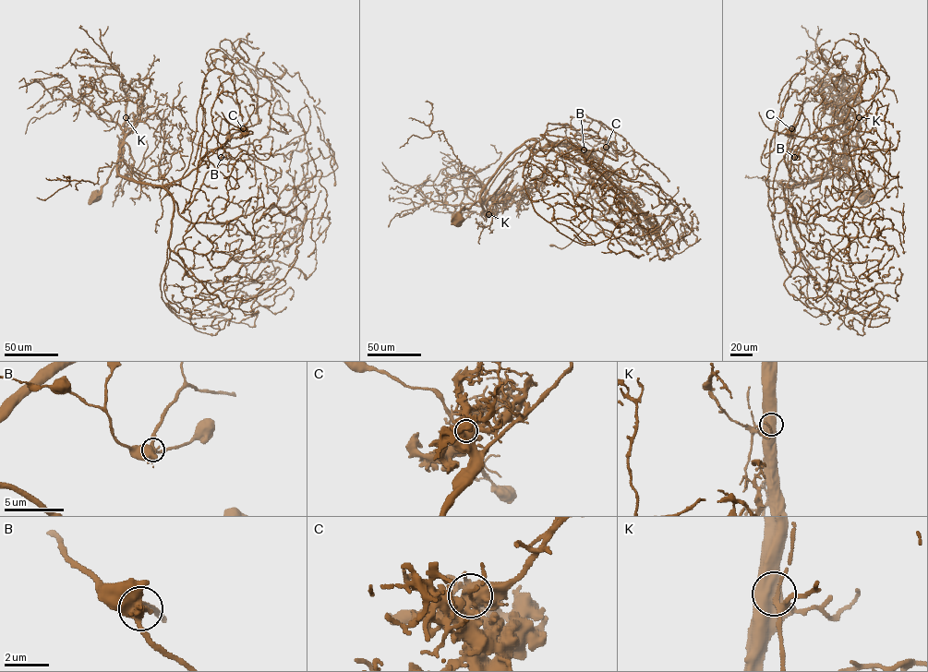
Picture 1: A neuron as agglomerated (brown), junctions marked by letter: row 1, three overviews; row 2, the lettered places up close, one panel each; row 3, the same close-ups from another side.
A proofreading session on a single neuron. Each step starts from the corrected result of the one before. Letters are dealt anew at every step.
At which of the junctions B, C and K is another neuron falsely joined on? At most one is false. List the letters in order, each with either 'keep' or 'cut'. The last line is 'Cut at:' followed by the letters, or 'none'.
B: keep
C: cut
K: keep
Cut at: C

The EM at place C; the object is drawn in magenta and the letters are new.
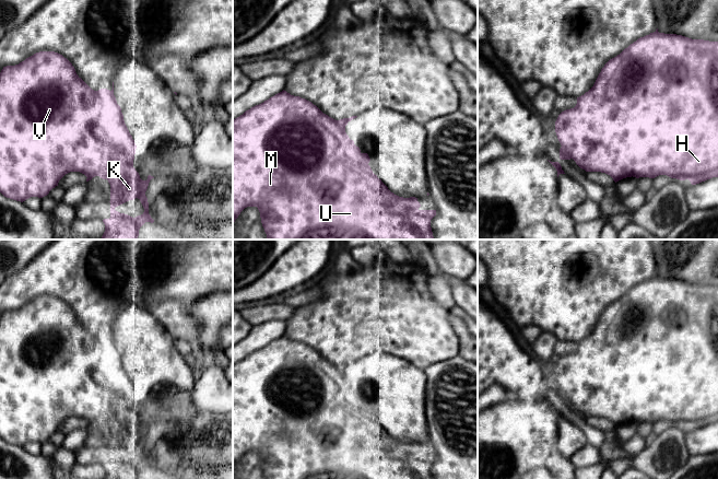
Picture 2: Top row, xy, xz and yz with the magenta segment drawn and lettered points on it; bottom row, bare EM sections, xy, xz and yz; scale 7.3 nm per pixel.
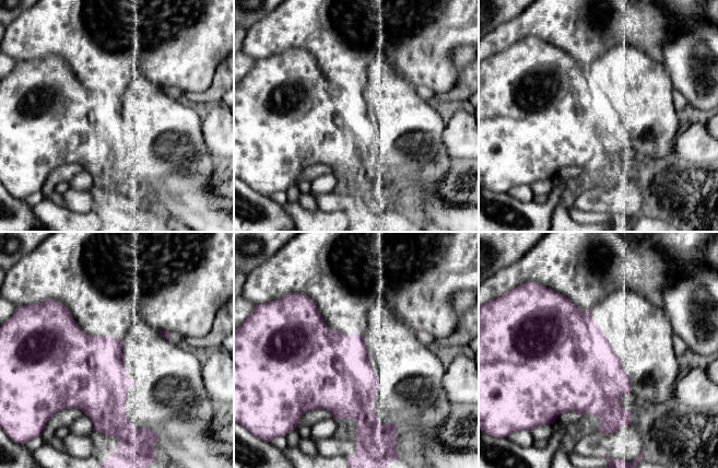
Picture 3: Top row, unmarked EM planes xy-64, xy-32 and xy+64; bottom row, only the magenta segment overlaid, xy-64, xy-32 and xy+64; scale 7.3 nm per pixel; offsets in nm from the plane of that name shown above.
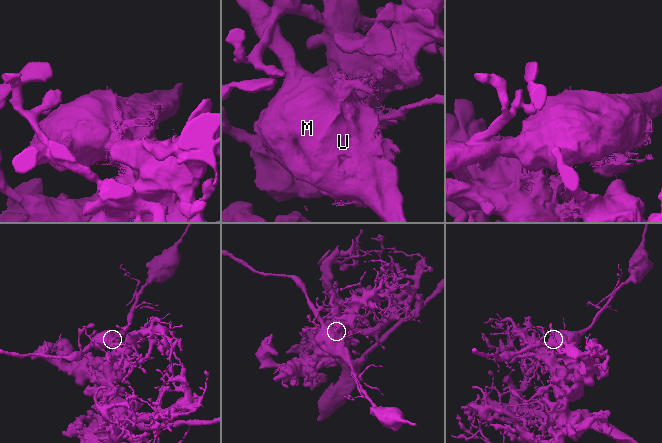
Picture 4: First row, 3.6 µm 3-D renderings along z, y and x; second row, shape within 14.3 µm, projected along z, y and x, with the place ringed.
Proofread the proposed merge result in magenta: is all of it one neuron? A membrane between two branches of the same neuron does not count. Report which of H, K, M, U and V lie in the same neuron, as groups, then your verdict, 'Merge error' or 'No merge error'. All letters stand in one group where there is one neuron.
Groups: H M U V / K. Merge error

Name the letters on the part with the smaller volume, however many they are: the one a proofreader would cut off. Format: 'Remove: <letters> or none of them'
Remove: H, M, U, V

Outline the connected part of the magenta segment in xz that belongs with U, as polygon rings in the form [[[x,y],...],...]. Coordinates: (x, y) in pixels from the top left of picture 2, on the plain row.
[[[282,336],[263,348],[251,352],[233,365],[233,468],[247,452],[257,452],[266,479],[433,479],[431,465],[436,455],[420,455],[417,443],[403,443],[391,437],[370,416],[352,411],[340,387],[329,375],[329,366],[311,347]]]

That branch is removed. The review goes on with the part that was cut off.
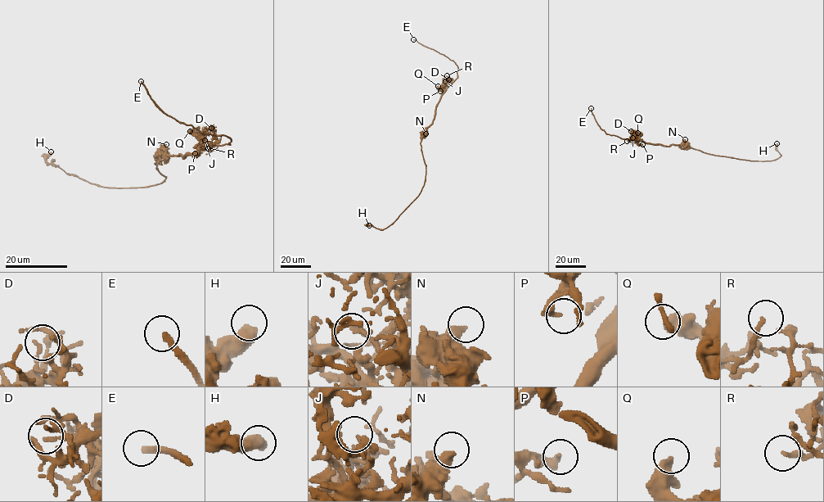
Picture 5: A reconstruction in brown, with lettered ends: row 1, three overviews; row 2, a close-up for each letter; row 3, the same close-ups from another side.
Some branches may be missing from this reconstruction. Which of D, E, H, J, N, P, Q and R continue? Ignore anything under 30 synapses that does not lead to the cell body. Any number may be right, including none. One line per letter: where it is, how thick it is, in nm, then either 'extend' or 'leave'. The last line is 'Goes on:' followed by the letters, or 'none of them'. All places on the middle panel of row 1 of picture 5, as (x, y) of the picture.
D: place (448, 79); calibre 110 nm; leave
E: place (413, 39); calibre 280 nm; extend
H: place (369, 225); calibre 480 nm; leave
J: place (445, 81); calibre 140 nm; leave
N: place (425, 133); calibre 360 nm; leave
P: place (440, 91); calibre 340 nm; leave
Q: place (438, 86); calibre 320 nm; leave
R: place (447, 75); calibre 200 nm; leave
Goes on: E

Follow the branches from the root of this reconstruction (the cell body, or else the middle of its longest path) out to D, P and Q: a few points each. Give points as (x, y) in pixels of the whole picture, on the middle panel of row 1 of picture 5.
D: (424, 133), (433, 120), (436, 104), (448, 79)
P: (424, 133), (434, 117), (436, 106), (443, 91), (441, 87), (440, 91)
Q: (424, 133), (433, 120), (436, 104), (444, 90), (443, 87), (438, 88), (438, 86)

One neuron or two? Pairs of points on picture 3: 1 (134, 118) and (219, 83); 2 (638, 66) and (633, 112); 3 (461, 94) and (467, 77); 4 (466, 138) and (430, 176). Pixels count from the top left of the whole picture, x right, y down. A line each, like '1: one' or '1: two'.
1: two
2: one
3: one
4: two

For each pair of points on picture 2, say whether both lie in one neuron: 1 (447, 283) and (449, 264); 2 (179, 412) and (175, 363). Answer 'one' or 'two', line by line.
1: two
2: one

